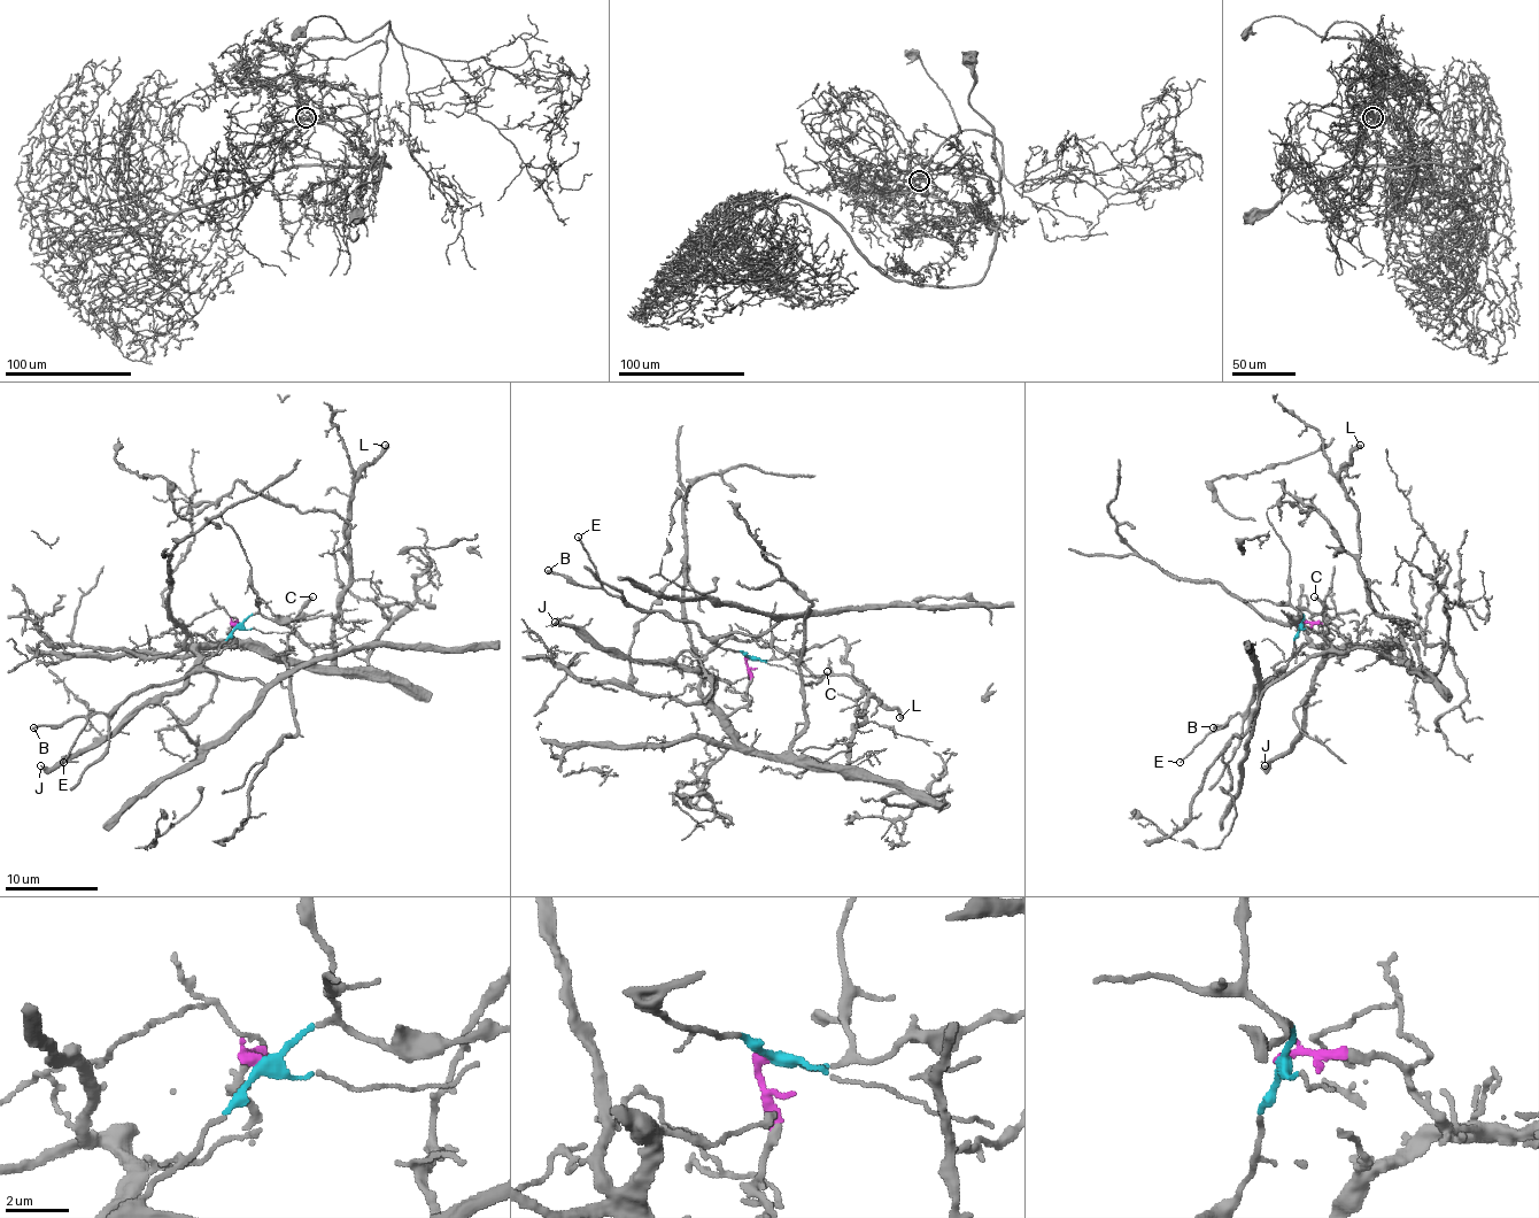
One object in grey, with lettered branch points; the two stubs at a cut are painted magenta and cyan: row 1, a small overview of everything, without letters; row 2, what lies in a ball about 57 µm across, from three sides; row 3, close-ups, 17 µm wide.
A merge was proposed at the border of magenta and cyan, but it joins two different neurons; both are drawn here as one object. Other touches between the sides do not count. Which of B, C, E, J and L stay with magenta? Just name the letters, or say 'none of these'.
C, J, L

